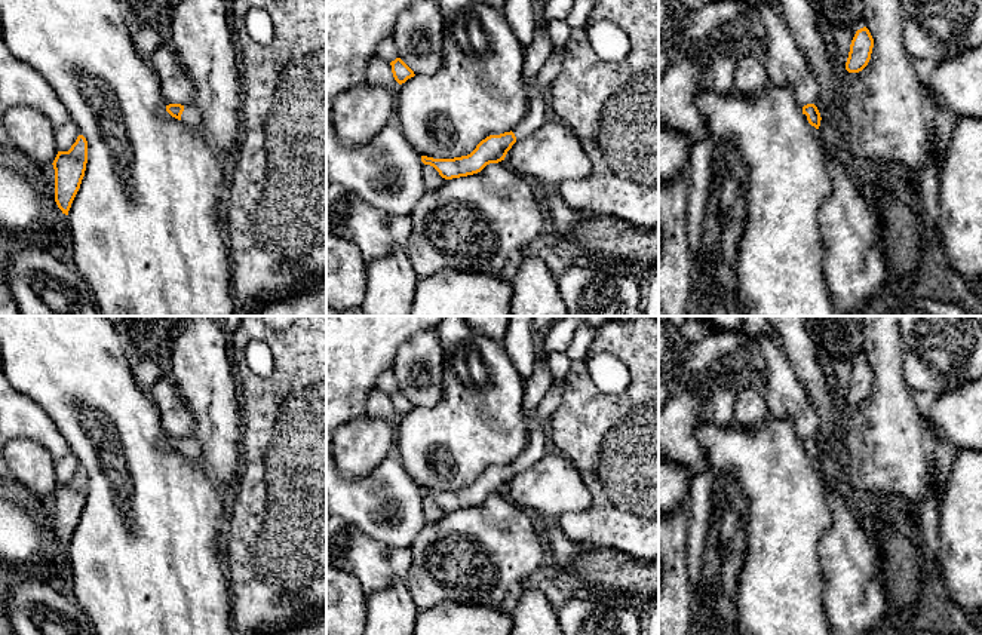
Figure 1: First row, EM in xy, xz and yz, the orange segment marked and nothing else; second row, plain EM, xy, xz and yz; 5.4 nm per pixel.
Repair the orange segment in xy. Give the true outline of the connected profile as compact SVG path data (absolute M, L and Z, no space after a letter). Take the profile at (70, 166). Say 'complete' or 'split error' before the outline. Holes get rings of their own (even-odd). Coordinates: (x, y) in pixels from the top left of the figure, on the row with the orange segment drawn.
complete; M79 135L68 151L58 151L53 160L55 202L68 215L71 203L80 188L88 163L88 141Z

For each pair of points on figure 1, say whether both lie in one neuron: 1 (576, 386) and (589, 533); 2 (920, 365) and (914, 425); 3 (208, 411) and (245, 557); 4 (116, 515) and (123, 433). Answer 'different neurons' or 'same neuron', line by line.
1: same neuron
2: different neurons
3: different neurons
4: same neuron

